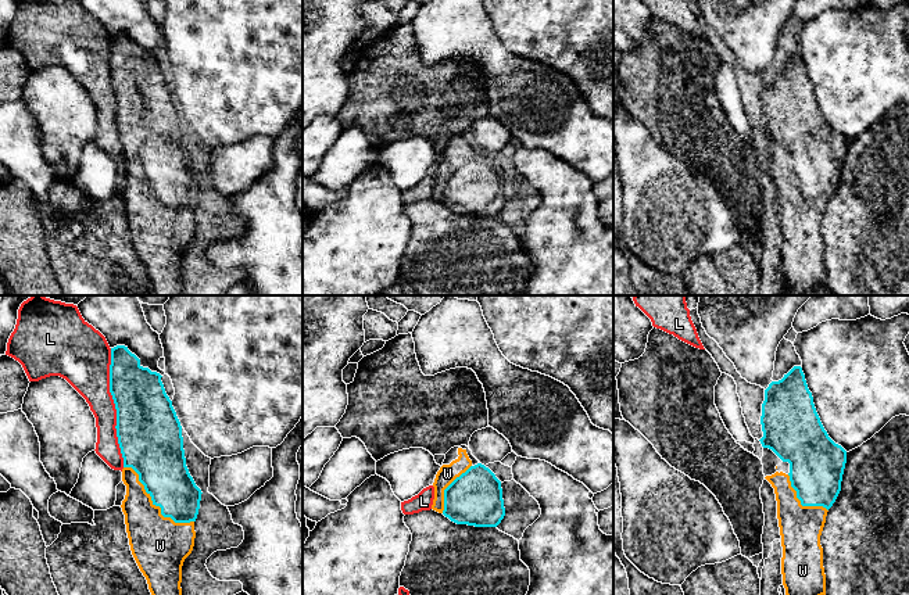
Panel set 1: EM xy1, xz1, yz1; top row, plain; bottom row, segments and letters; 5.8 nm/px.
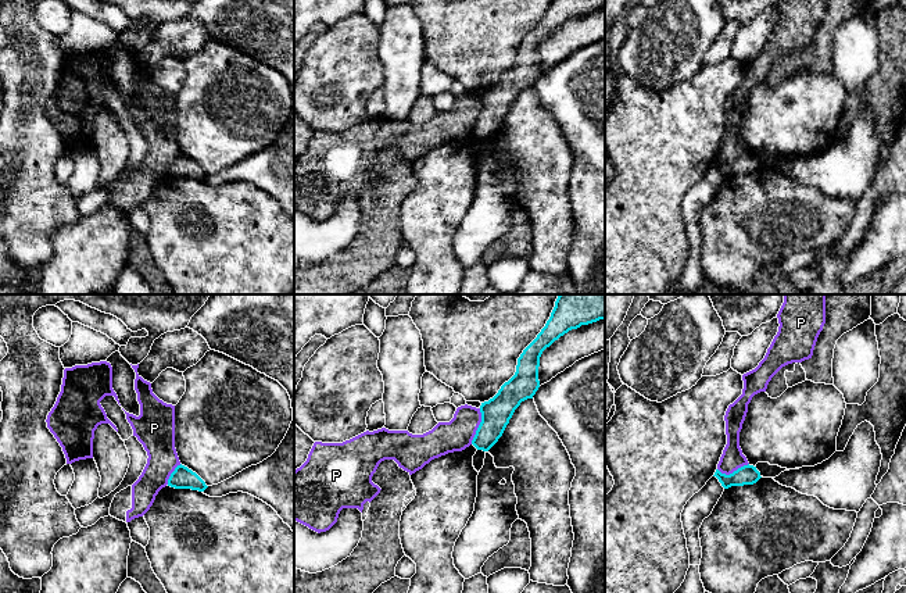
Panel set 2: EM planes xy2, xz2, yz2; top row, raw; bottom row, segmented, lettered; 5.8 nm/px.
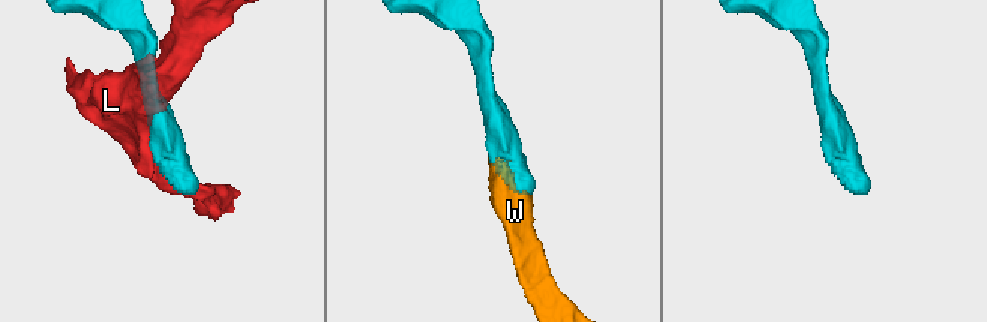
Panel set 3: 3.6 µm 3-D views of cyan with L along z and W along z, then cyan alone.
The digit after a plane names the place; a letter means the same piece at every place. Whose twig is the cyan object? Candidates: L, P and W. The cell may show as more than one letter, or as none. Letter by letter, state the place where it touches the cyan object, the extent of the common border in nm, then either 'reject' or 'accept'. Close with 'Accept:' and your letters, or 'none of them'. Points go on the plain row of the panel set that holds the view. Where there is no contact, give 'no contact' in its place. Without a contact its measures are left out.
L: xy1 (115, 97) | 700 nm | reject
P: xz2 (479, 115) | 220 nm | reject
W: xy1 (154, 193) | 500 nm | accept
Accept: W

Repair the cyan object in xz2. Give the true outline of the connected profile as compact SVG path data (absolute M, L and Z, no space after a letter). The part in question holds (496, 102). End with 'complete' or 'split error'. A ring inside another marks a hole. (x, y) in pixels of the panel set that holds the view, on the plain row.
M552 0L545 15L518 47L515 64L498 82L481 92L481 111L472 133L488 140L502 125L522 90L533 87L540 76L538 56L542 40L572 18L605 8L605 0Z | complete

